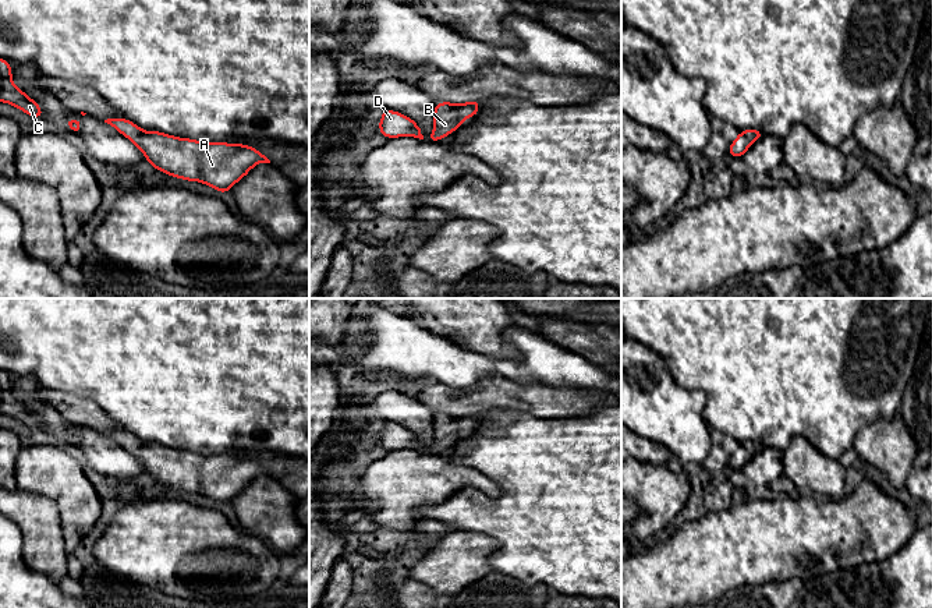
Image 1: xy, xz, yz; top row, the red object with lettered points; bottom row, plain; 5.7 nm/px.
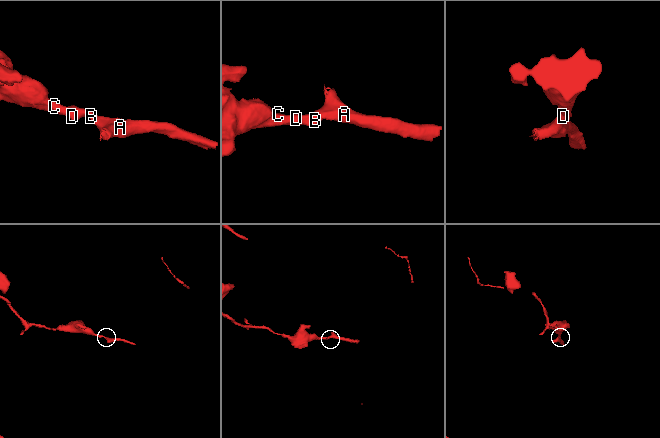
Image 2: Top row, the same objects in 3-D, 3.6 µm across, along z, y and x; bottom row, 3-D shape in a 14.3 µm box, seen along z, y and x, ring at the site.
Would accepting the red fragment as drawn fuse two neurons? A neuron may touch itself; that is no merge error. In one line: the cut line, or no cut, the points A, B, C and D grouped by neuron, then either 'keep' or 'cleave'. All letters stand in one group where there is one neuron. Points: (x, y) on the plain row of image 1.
no cut; A B C D; keep

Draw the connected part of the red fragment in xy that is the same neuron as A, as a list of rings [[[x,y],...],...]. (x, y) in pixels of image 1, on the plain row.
[[[125,430],[107,431],[104,435],[128,450],[156,482],[174,491],[199,494],[224,508],[254,478],[270,476],[256,460],[245,456],[206,456],[162,443],[143,443]]]

